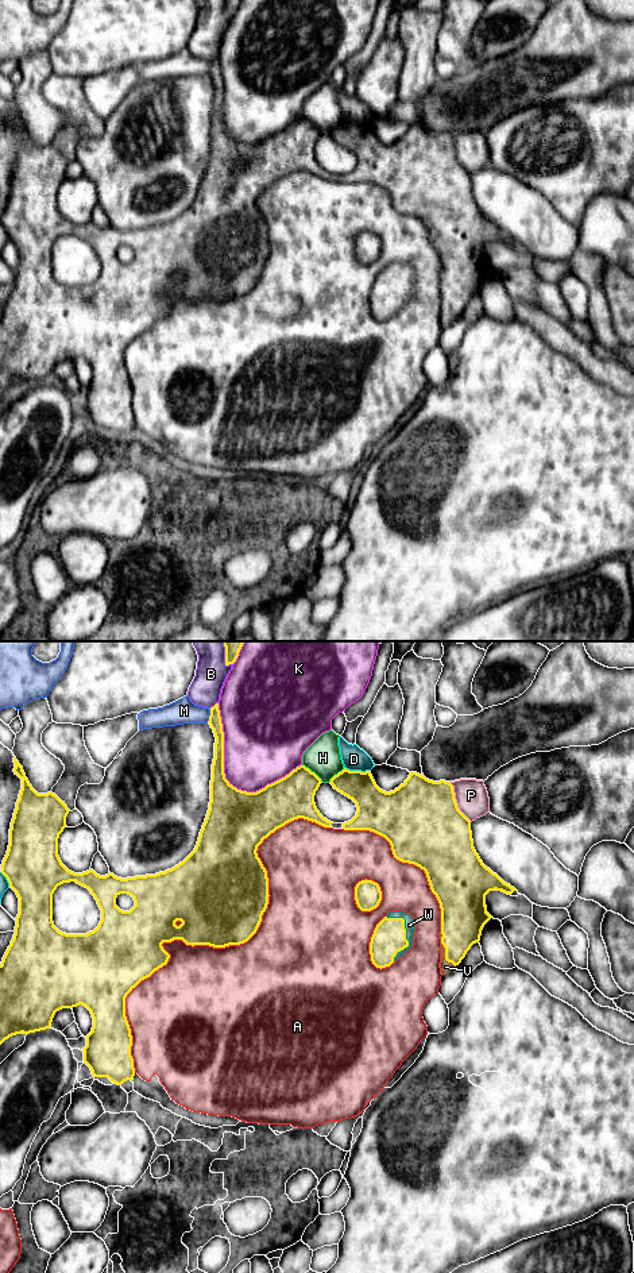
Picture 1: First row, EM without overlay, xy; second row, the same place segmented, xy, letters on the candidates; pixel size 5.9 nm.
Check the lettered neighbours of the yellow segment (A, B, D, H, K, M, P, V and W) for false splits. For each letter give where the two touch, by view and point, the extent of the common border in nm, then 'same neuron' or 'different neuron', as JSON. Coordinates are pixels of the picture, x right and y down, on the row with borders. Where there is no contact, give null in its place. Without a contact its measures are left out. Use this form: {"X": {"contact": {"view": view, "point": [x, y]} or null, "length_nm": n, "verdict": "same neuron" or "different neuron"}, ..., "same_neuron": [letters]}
{"A": {"contact": {"view": "xy", "point": [220, 946]}, "length_nm": 1850, "verdict": "different neuron"}, "B": {"contact": {"view": "xy", "point": [215, 705]}, "length_nm": 70, "verdict": "different neuron"}, "D": {"contact": {"view": "xy", "point": [358, 771]}, "length_nm": 160, "verdict": "different neuron"}, "H": {"contact": {"view": "xy", "point": [313, 772]}, "length_nm": 170, "verdict": "different neuron"}, "K": {"contact": {"view": "xy", "point": [225, 779]}, "length_nm": 650, "verdict": "different neuron"}, "M": {"contact": {"view": "xy", "point": [209, 716]}, "length_nm": 90, "verdict": "different neuron"}, "P": {"contact": {"view": "xy", "point": [455, 802]}, "length_nm": 280, "verdict": "different neuron"}, "V": {"contact": {"view": "xy", "point": [445, 956]}, "length_nm": 170, "verdict": "same neuron"}, "W": {"contact": {"view": "xy", "point": [405, 933]}, "length_nm": 280, "verdict": "same neuron"}, "same_neuron": ["V", "W"]}

